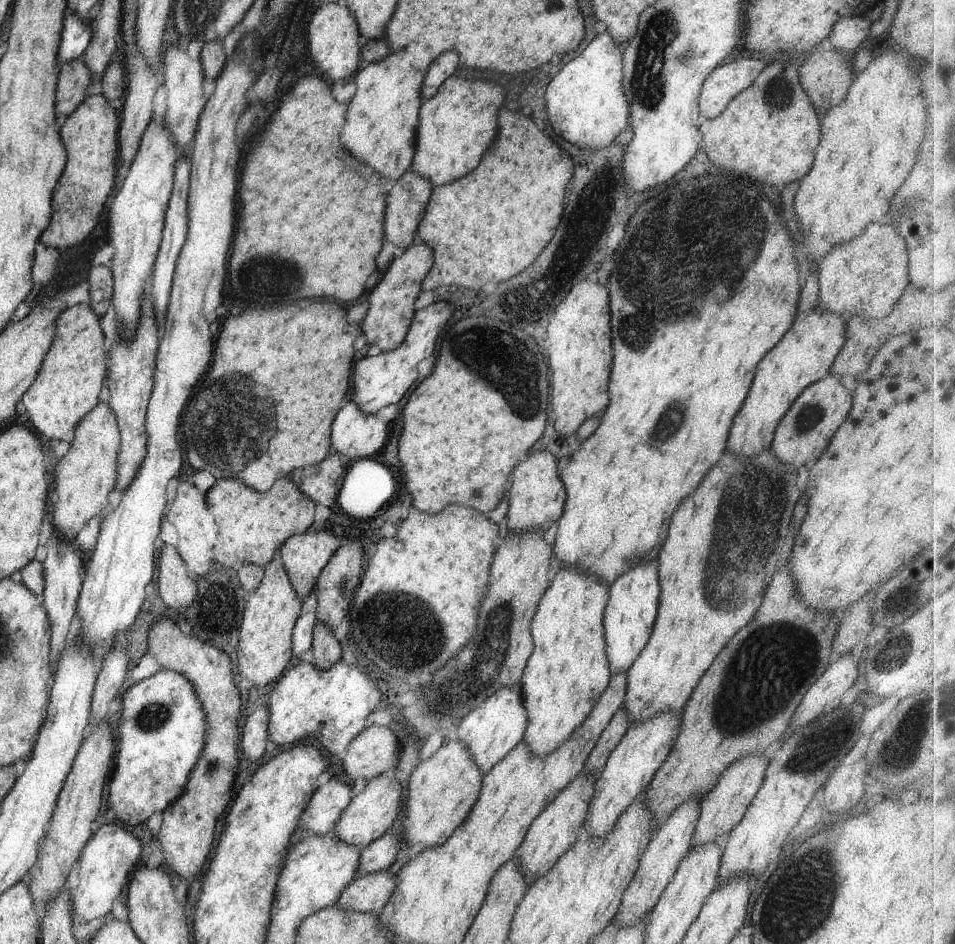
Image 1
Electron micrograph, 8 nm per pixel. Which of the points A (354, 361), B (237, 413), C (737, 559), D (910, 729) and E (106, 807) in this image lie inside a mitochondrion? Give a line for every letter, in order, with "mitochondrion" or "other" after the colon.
A: other
B: mitochondrion
C: mitochondrion
D: mitochondrion
E: other

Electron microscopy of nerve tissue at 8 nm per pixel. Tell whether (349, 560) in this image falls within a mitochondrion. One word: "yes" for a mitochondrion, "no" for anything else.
no

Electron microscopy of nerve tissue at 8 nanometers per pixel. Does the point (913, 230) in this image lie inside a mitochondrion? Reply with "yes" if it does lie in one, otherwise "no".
no

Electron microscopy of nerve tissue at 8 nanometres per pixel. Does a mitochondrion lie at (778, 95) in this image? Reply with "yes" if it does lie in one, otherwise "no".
yes

